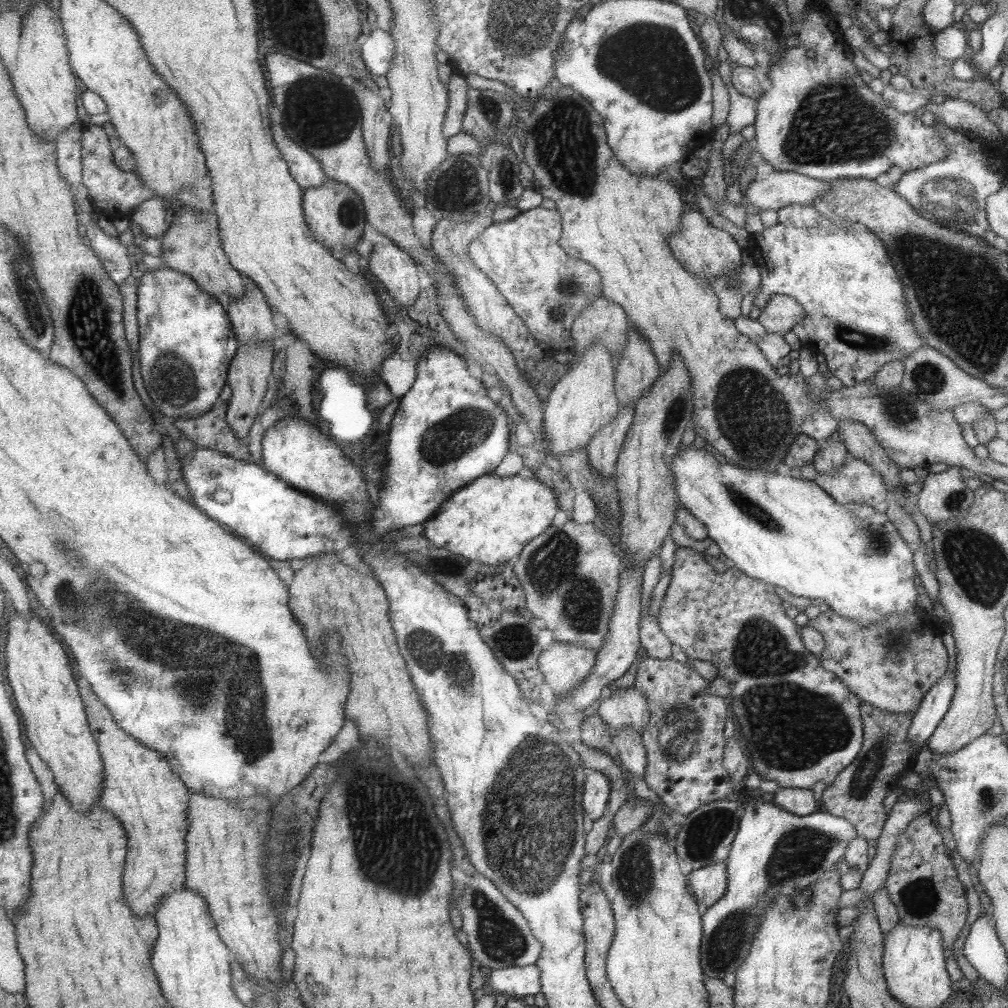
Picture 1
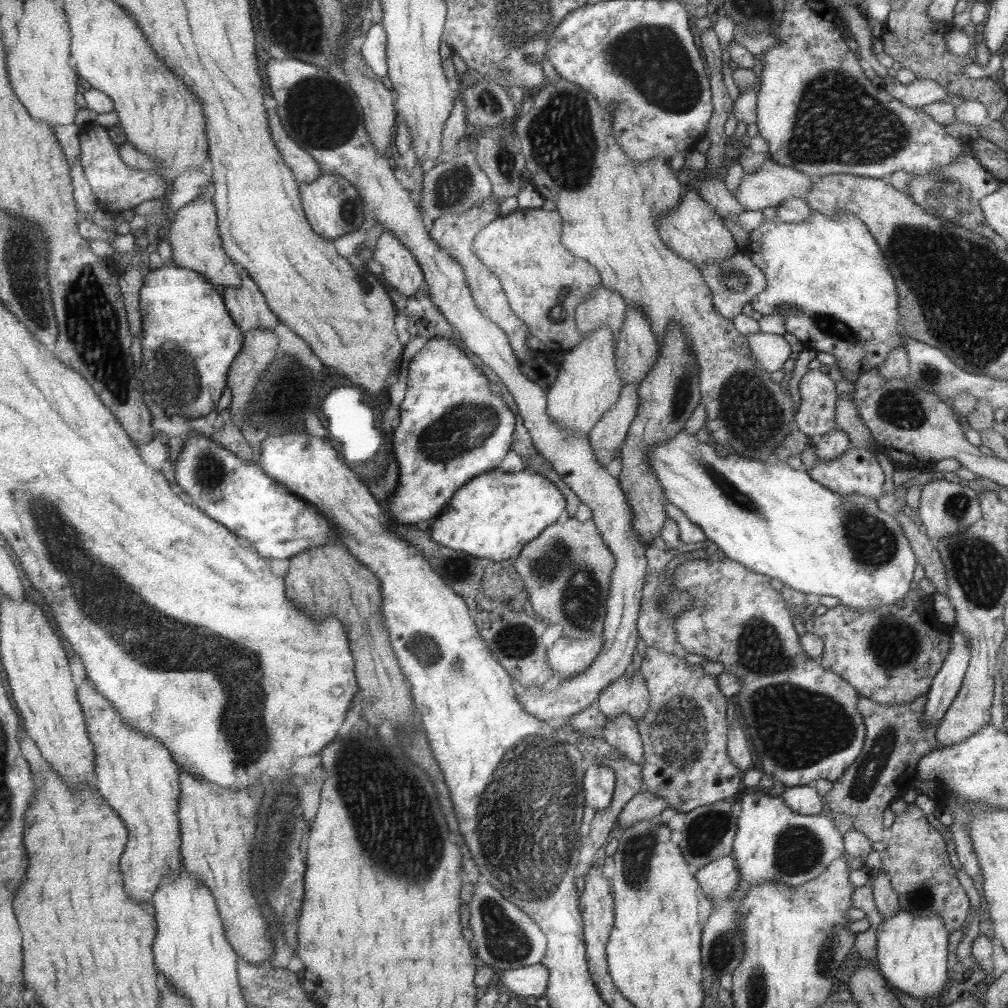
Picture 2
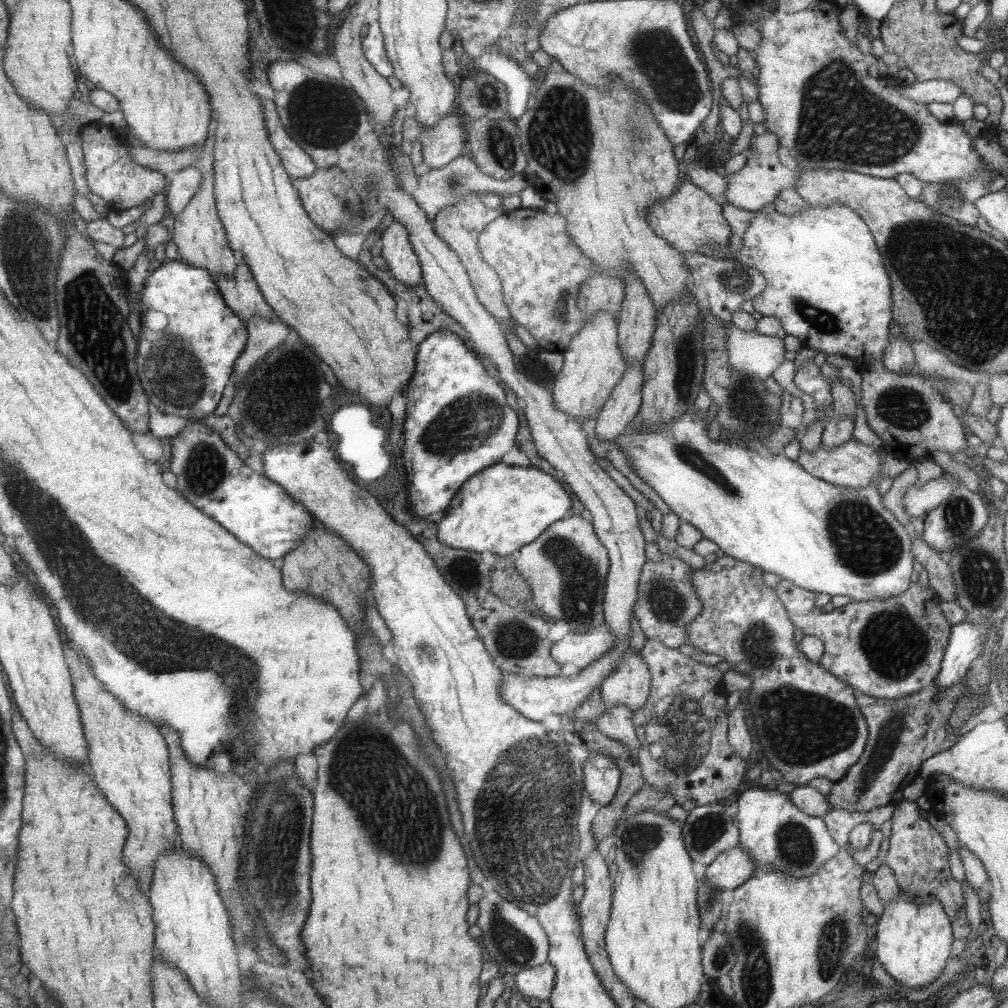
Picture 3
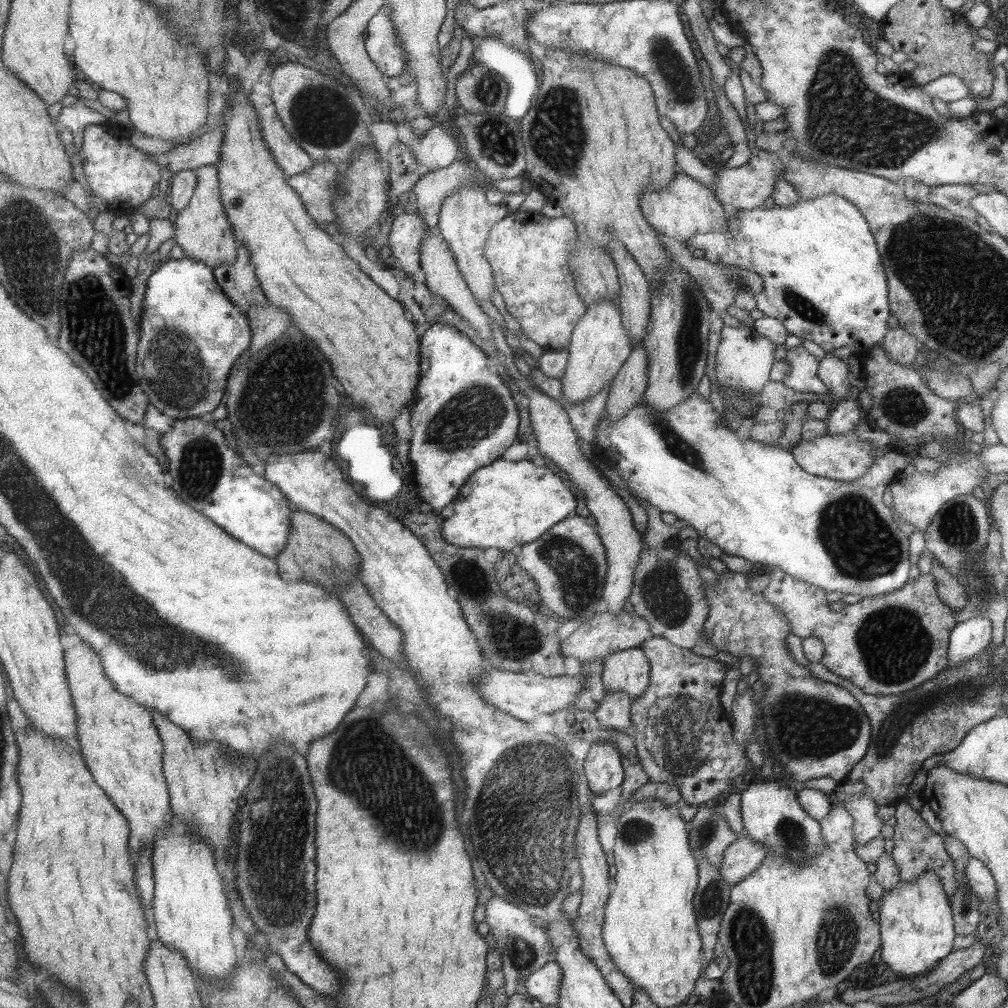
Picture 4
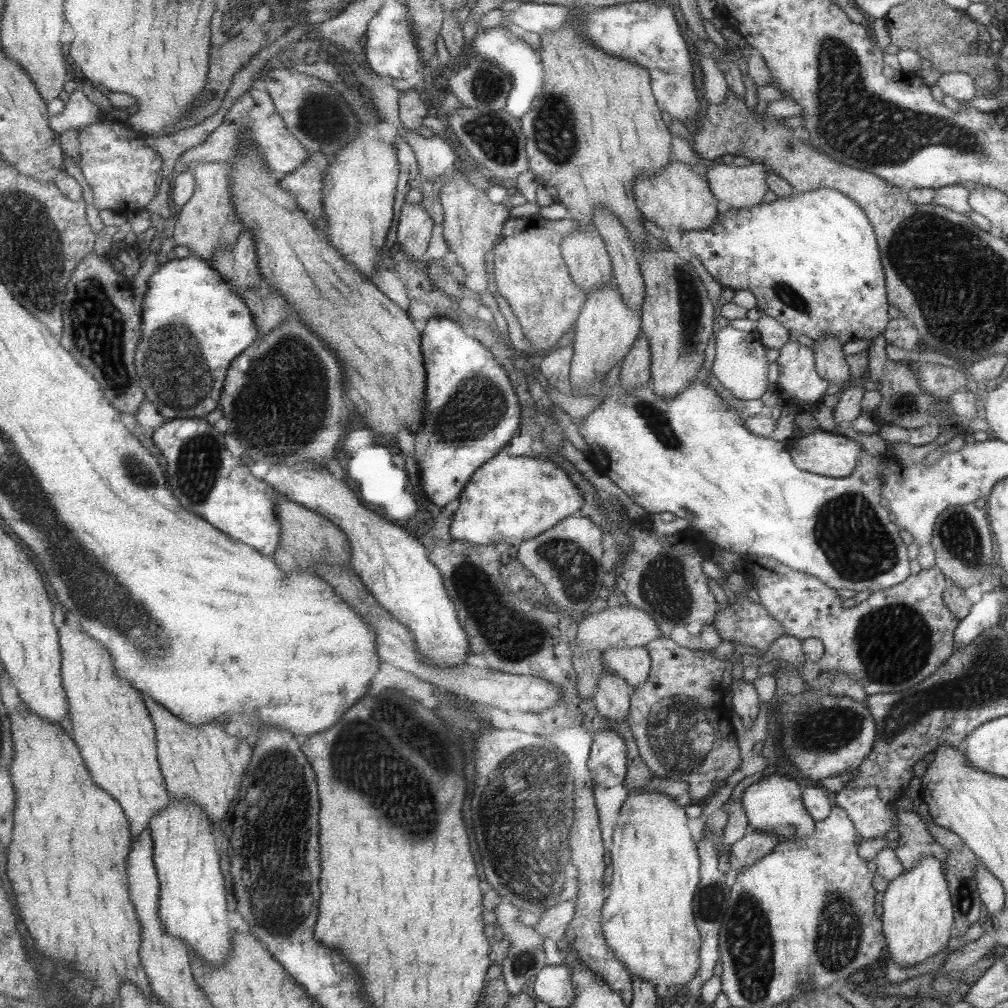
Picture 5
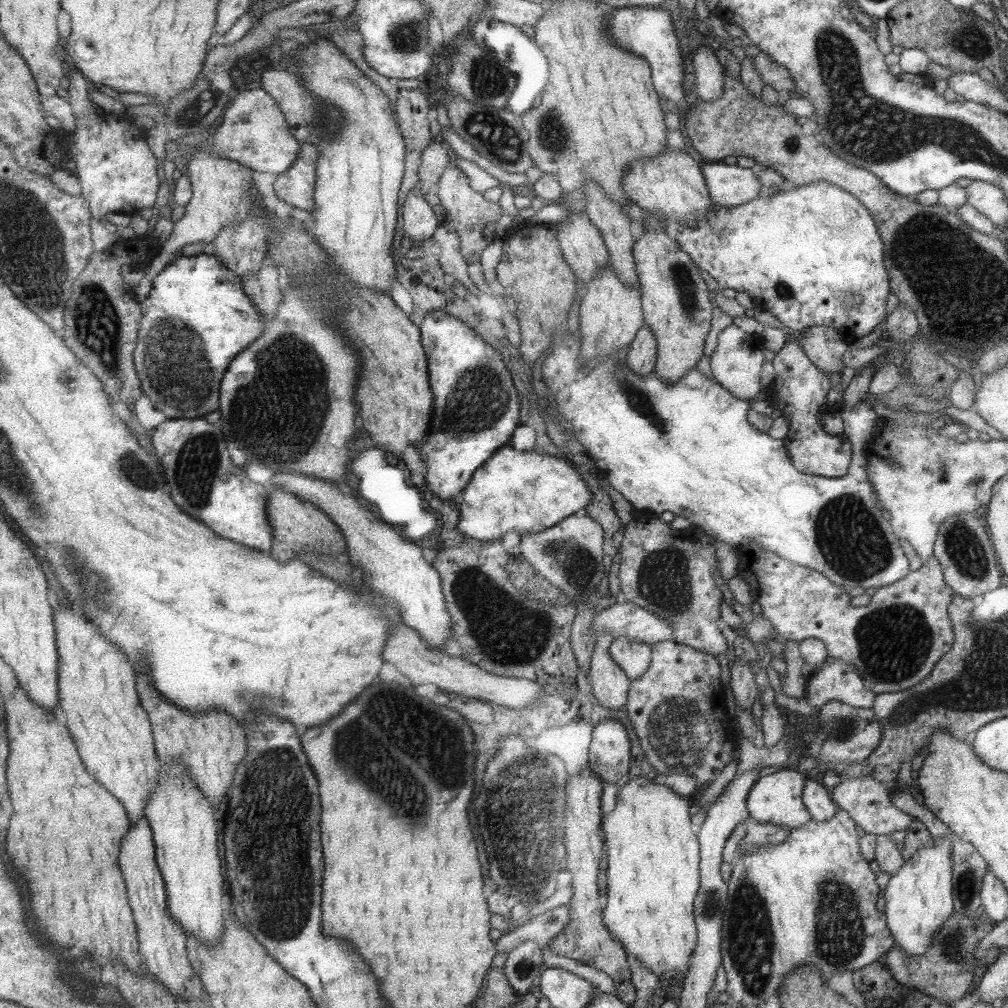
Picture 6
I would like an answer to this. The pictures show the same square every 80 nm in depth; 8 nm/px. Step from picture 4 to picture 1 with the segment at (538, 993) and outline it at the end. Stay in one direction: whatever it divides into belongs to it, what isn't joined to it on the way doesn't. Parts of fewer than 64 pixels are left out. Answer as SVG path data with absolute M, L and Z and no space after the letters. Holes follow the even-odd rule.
M535 964L491 969L490 990L494 994L512 996L531 996L540 992L540 971Z

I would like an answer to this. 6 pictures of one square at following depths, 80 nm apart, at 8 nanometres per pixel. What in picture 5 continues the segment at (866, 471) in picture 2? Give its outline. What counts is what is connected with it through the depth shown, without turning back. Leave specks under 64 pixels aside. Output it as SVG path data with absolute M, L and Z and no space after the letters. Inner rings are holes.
M795 430L793 436L785 442L785 446L797 469L827 477L845 478L851 475L855 470L853 467L855 467L859 455L861 455L861 448L859 448L861 445L853 439L819 430L811 433Z

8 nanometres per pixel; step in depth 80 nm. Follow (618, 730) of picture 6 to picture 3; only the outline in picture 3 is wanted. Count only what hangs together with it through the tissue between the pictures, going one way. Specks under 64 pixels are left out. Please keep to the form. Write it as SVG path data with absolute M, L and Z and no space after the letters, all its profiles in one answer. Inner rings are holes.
M590 754L582 767L589 800L601 807L609 805L619 786L620 777L612 758L604 754Z

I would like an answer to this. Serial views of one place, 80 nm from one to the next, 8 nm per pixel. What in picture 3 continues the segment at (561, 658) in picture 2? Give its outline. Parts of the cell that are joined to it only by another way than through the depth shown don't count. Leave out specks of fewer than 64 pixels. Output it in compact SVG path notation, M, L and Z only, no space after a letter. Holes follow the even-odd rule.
M602 622L589 632L577 633L569 631L552 646L552 656L561 667L563 664L573 664L581 670L600 659L612 650L616 637L612 636L608 625Z

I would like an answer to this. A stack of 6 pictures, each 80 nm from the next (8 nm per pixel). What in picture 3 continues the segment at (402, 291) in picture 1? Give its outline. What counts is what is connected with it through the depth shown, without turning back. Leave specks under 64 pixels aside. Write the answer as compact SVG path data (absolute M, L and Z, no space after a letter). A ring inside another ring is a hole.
M392 222L382 234L381 259L388 271L406 286L424 282L420 256L413 248L408 228L402 222Z

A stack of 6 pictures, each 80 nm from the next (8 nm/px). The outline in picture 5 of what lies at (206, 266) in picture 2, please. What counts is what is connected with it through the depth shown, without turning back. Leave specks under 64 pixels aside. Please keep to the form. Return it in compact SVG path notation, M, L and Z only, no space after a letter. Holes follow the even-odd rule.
M204 162L193 169L196 178L196 191L192 199L181 209L176 220L174 248L187 246L190 254L203 260L214 262L214 256L220 248L235 246L244 232L244 223L240 213L232 203L232 184L230 172L232 163Z

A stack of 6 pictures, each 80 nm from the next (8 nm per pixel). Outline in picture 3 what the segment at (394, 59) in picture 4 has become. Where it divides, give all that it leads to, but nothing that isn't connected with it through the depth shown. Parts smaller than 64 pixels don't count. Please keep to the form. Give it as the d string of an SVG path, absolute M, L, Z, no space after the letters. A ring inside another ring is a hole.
M380 21L369 23L367 36L362 44L367 60L379 71L381 76L389 78L396 74L395 64L389 60L388 49L385 48L384 32L380 27Z

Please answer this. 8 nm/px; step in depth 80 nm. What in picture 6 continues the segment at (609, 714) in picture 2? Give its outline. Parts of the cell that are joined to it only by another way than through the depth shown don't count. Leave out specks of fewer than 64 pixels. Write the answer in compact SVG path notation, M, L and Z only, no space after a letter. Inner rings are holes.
M618 636L611 641L608 646L608 655L630 680L643 676L651 663L649 645L633 642L626 636Z

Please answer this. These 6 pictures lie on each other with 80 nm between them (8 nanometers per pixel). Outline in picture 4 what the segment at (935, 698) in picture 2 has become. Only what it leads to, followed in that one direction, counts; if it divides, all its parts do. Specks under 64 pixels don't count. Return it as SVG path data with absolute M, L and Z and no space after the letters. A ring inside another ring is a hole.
M979 608L977 617L969 617L952 628L952 634L949 635L948 668L961 666L986 650L991 640L991 627L989 619L980 615L985 609Z

